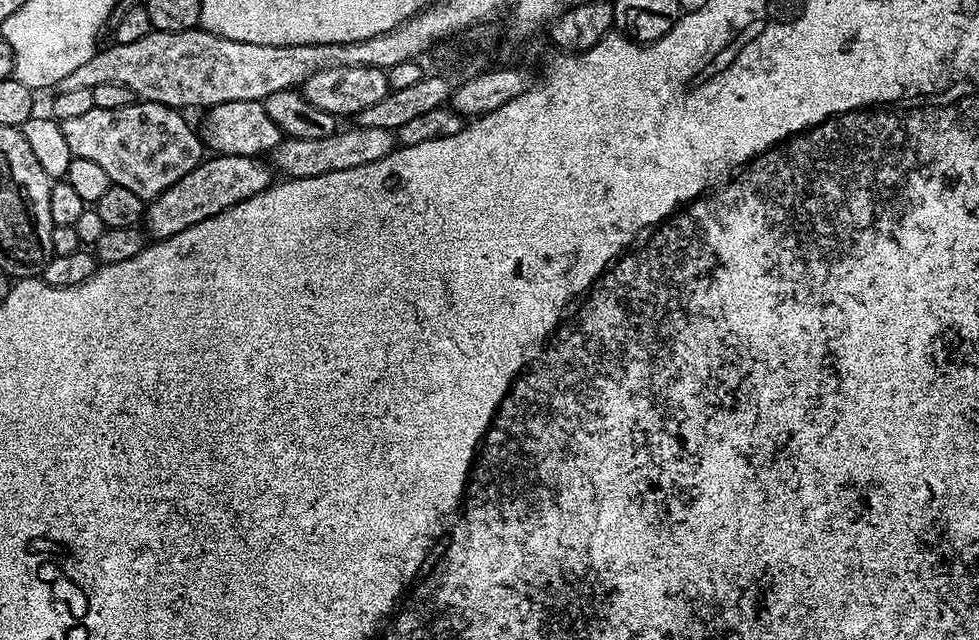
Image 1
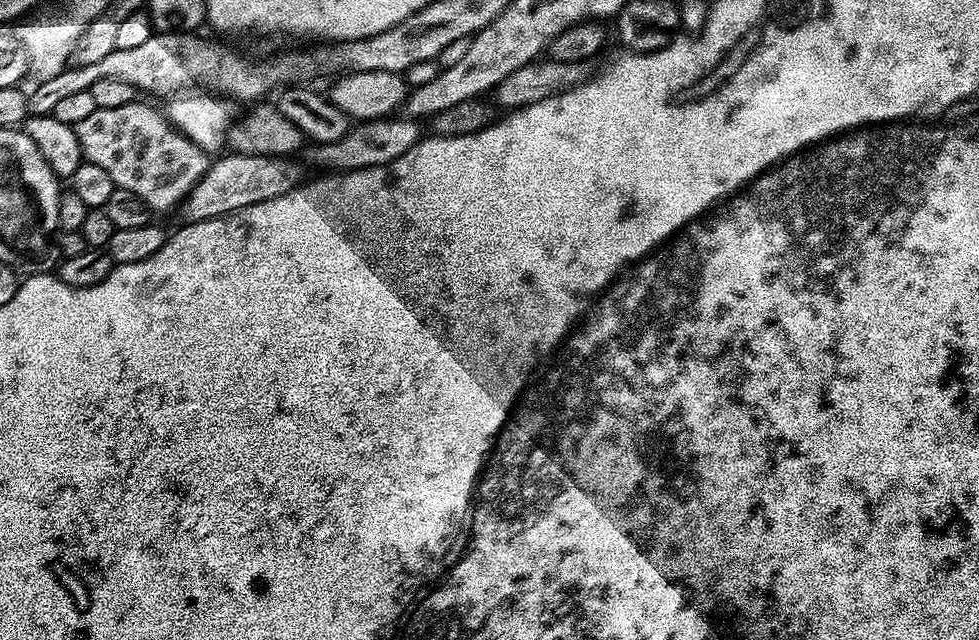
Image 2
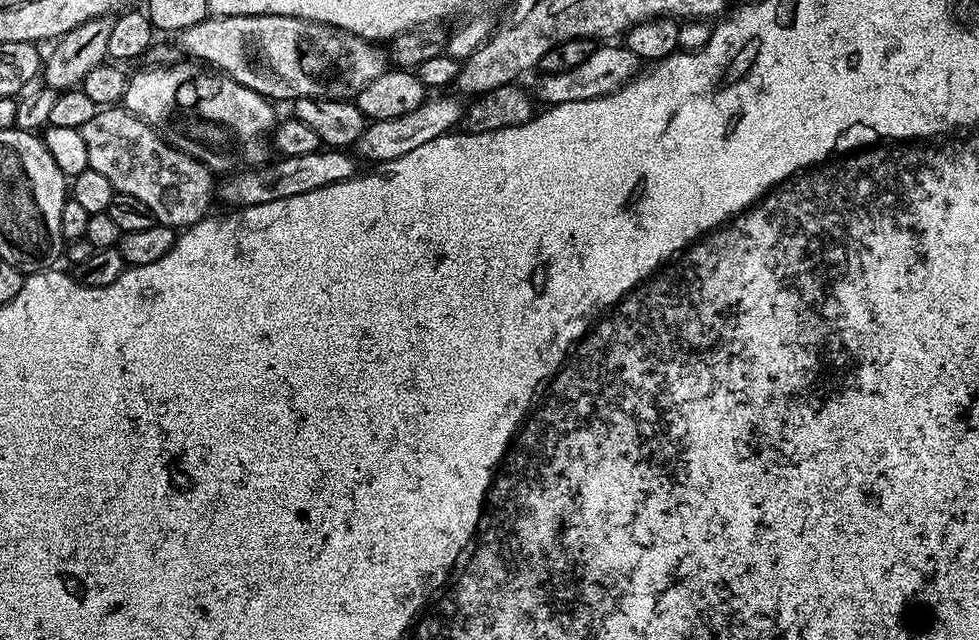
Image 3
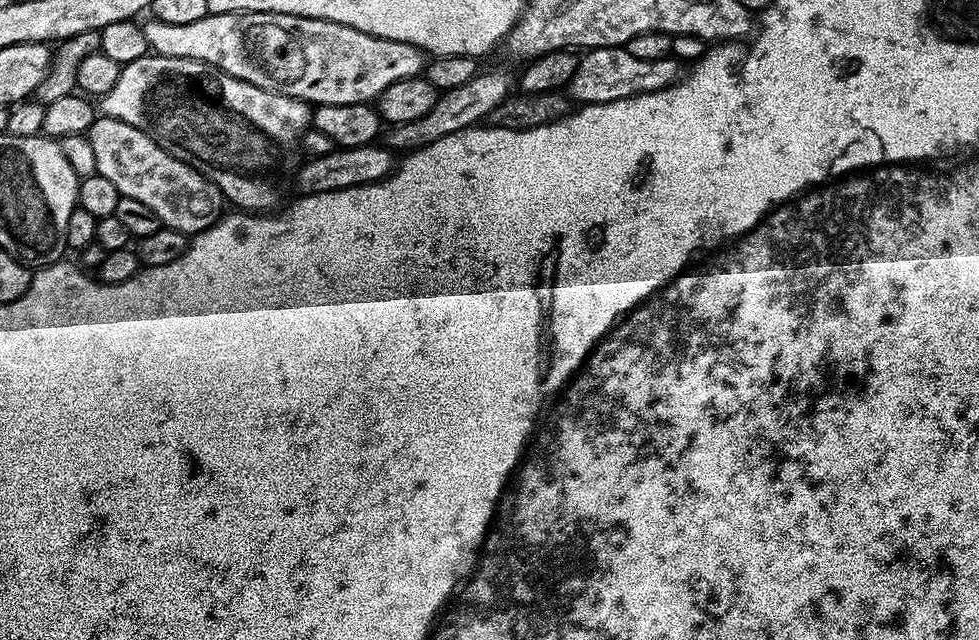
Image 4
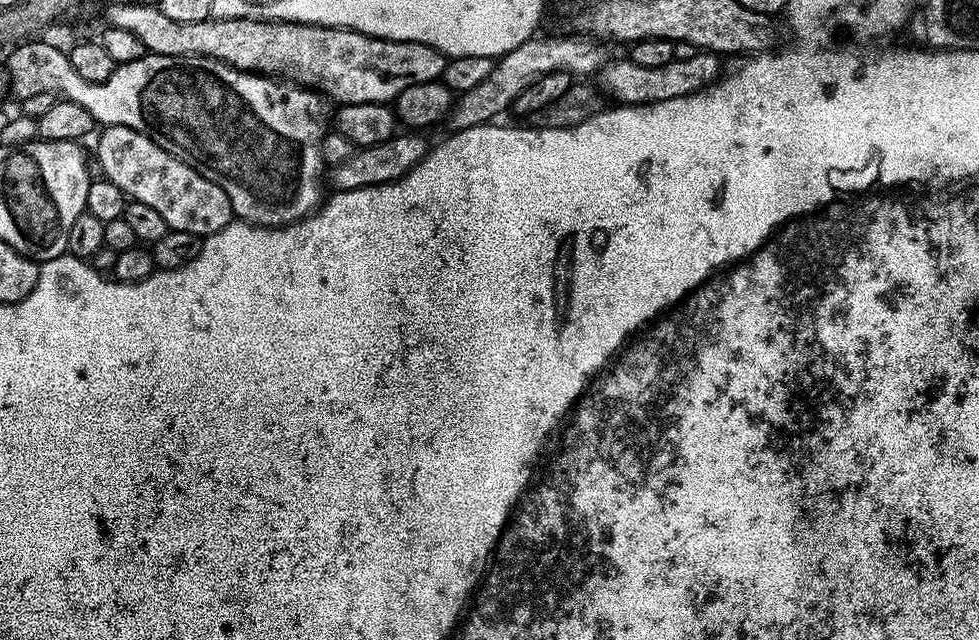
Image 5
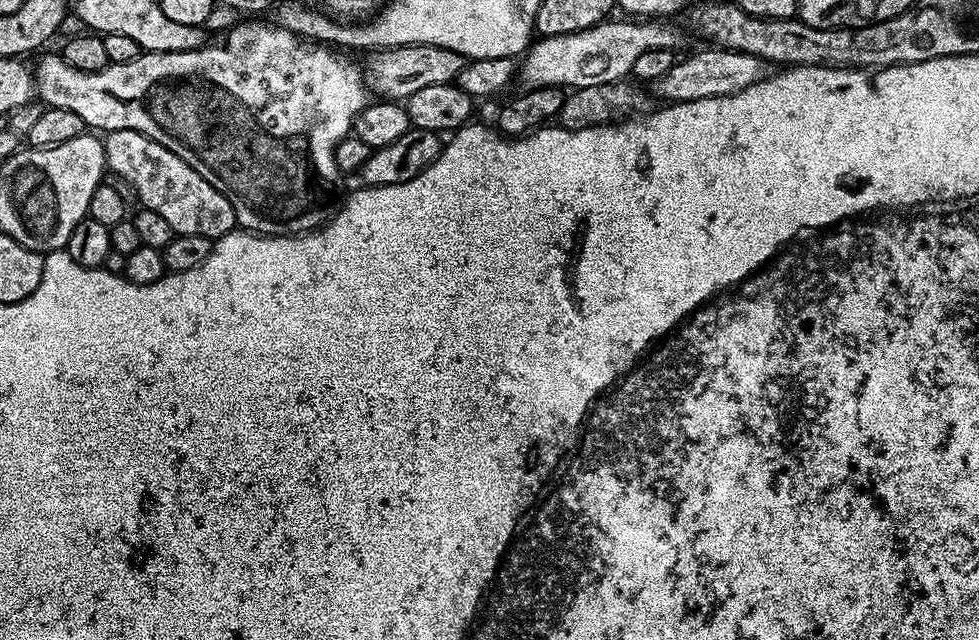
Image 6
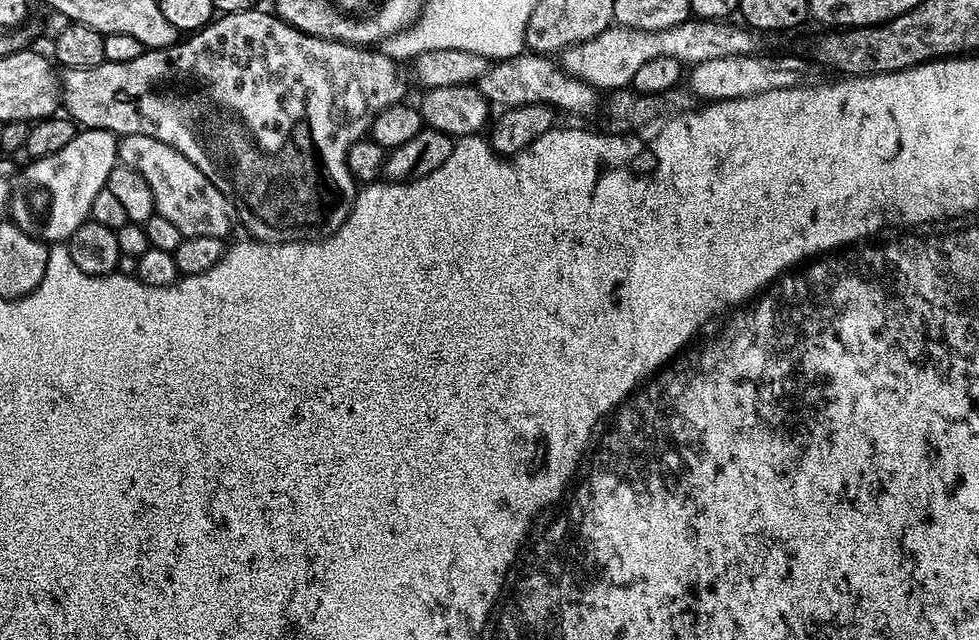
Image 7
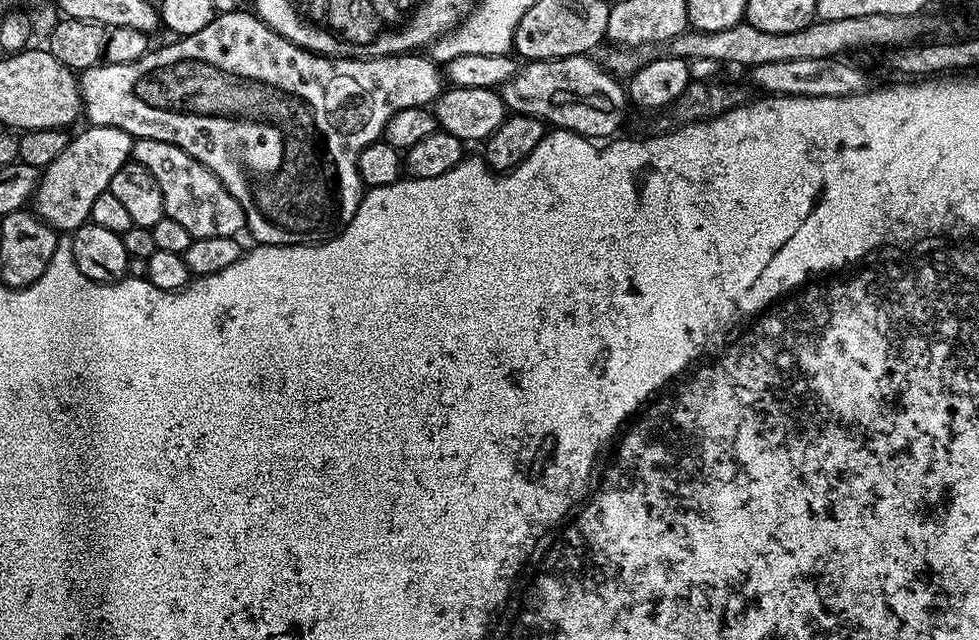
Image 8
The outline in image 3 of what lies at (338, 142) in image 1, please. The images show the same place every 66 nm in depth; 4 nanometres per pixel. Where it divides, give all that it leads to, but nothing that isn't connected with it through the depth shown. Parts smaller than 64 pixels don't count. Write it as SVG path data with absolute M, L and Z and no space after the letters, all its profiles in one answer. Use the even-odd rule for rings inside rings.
M446 94L437 95L440 97L434 100L425 99L424 104L418 106L418 110L410 110L410 114L398 114L398 118L382 118L365 123L362 138L358 138L354 145L355 155L361 161L369 160L372 163L369 165L383 166L394 158L402 158L402 154L410 154L410 150L418 146L426 146L426 142L434 142L434 138L449 135L464 116L465 105L460 104L459 95L442 95Z

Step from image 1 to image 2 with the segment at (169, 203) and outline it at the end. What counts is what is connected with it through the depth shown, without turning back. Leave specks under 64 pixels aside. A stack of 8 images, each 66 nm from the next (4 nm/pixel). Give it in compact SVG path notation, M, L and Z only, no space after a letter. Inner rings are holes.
M241 152L217 155L209 163L204 177L178 205L181 221L184 224L202 222L254 206L258 202L270 202L270 198L282 198L282 194L290 194L290 190L306 180L304 168L298 161L287 156L247 156Z

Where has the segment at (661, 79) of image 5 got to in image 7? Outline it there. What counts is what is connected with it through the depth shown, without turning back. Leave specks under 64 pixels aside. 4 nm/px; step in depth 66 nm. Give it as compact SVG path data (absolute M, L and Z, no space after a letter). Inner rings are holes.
M731 56L730 58L710 58L708 62L691 65L686 76L686 87L697 101L715 102L750 98L754 94L766 94L766 90L790 90L803 88L817 79L817 69L811 59L800 56Z

